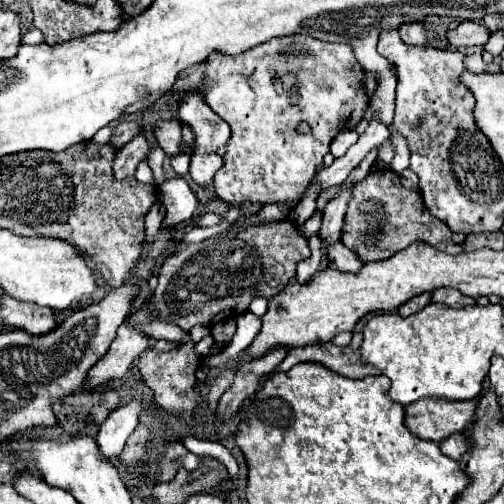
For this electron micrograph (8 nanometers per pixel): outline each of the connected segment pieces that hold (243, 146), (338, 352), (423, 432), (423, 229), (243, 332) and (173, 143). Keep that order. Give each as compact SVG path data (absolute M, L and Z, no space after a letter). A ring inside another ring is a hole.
M301 34L297 38L271 40L271 54L261 54L259 48L251 54L211 54L199 90L205 94L209 106L231 126L229 152L223 158L225 166L215 174L213 182L217 196L231 206L243 202L299 200L323 164L331 140L341 130L355 128L361 120L369 104L369 98L361 90L361 78L363 70L359 70L349 44L329 44L317 38L301 38ZM301 120L311 124L311 134L297 134L295 128Z
M315 344L315 346L299 346L299 348L291 348L289 354L285 356L285 360L269 374L265 374L259 382L259 388L263 388L265 380L279 372L279 370L289 370L291 366L299 364L299 362L319 362L325 368L347 376L347 378L365 378L369 374L377 374L377 370L373 370L373 366L361 366L361 358L359 358L359 350L349 350L349 348L339 348L335 344Z
M421 398L405 408L405 422L411 428L413 434L417 434L423 440L441 442L449 438L451 434L467 430L467 426L475 420L475 410L479 402L467 400L467 402L445 402L443 398Z
M393 170L371 172L365 180L355 184L355 190L353 190L353 196L351 196L349 208L347 208L347 228L343 228L343 236L341 236L341 242L349 250L353 250L363 262L387 260L395 252L411 246L417 240L427 242L433 248L437 248L441 252L449 252L449 254L457 254L463 250L459 244L453 244L449 226L445 226L441 220L433 218L425 210L421 196L417 192L413 192L413 198L411 198L411 192L401 186L399 174L395 174ZM375 196L381 200L381 204L385 208L385 222L381 222L381 230L379 230L379 226L369 226L369 222L365 222L365 218L361 218L361 212L357 210L359 202L363 202L365 198L375 198Z
M245 312L243 316L237 318L237 332L231 340L231 344L225 348L225 352L215 356L208 356L205 360L206 365L211 368L217 368L228 364L227 362L237 360L237 356L251 346L255 336L261 330L261 318L257 318L253 312Z
M177 119L167 120L166 124L165 122L157 122L155 124L155 136L159 140L159 146L171 156L181 154L181 152L185 152L185 154L195 152L195 144L189 144L189 146L183 144L182 125Z

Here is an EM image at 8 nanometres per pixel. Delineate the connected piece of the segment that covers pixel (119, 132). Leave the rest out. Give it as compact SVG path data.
M135 120L115 124L115 134L113 134L113 140L111 140L109 144L113 144L113 148L119 150L119 148L125 146L127 142L131 142L137 132L139 132L139 124L137 124Z

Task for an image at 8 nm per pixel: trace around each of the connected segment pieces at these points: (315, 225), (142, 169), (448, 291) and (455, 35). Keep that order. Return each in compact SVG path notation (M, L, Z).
M316 211L300 228L301 236L309 239L311 236L316 235L321 227L322 218L322 213Z
M139 162L137 170L135 170L135 178L143 183L155 184L152 170L147 162Z
M437 288L433 292L433 302L441 302L441 304L447 304L447 306L453 306L453 308L463 308L463 306L475 304L473 298L461 294L455 288Z
M461 22L455 30L447 32L447 42L453 48L475 48L487 44L491 32L485 24L479 22Z

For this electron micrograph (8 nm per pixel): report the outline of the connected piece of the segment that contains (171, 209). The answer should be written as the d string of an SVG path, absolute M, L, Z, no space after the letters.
M180 176L163 183L163 186L159 188L159 200L167 208L167 216L163 220L163 224L167 224L167 226L179 224L179 222L191 218L199 206L199 200L191 192L189 184Z

